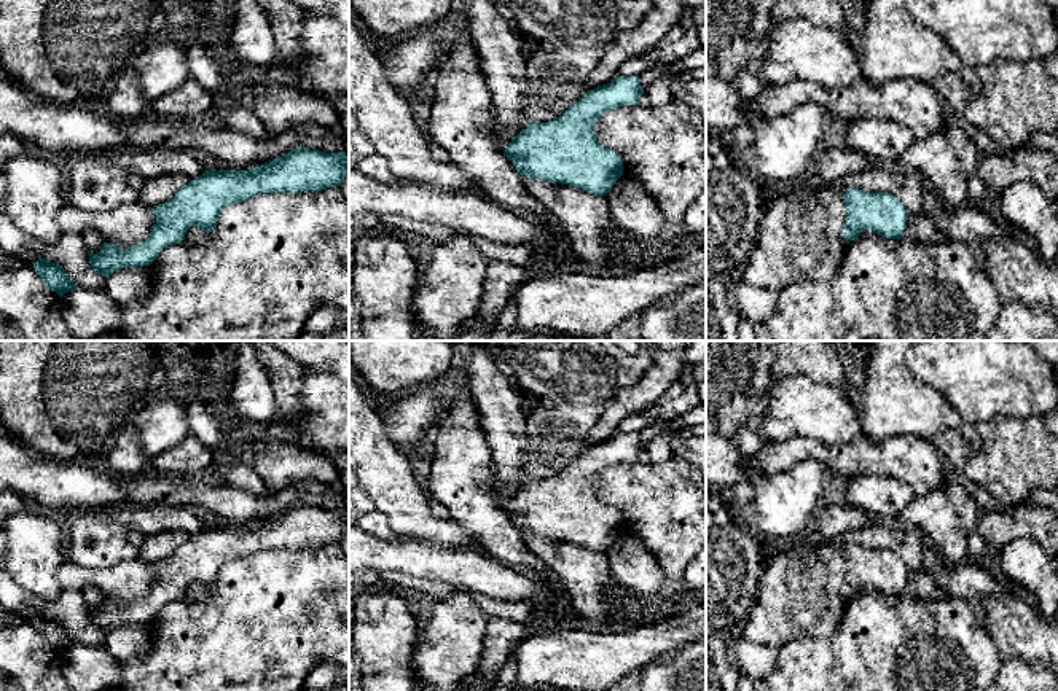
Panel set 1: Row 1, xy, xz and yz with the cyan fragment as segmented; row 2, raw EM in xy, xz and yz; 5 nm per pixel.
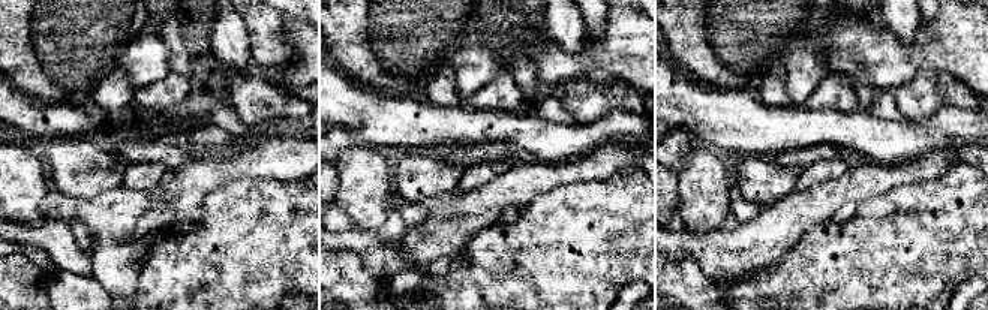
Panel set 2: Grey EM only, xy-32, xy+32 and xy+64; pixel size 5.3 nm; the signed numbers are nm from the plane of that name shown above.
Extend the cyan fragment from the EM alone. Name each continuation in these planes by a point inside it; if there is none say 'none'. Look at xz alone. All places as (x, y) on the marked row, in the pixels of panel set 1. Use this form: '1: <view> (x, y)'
none

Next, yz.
none

